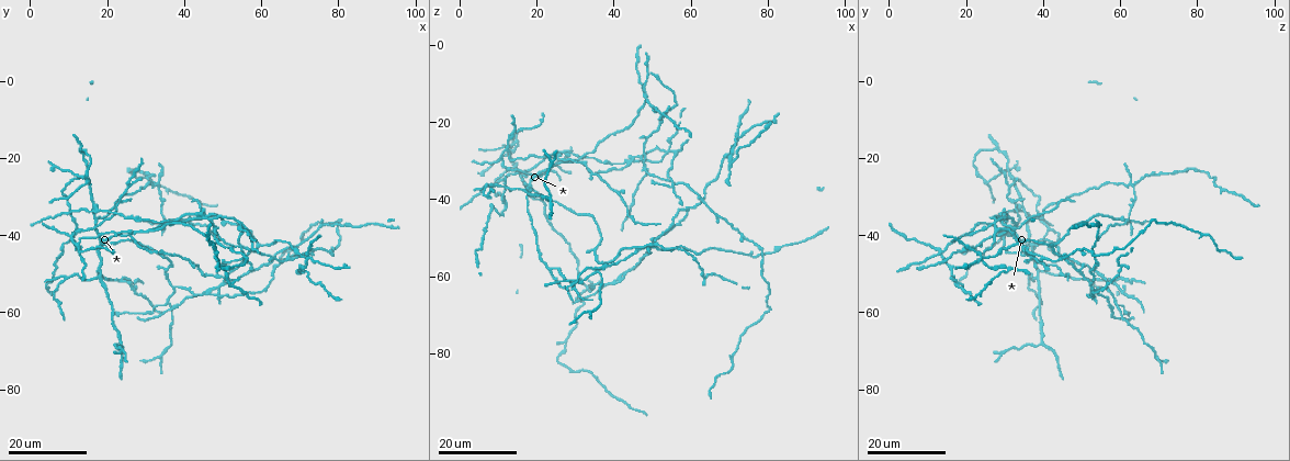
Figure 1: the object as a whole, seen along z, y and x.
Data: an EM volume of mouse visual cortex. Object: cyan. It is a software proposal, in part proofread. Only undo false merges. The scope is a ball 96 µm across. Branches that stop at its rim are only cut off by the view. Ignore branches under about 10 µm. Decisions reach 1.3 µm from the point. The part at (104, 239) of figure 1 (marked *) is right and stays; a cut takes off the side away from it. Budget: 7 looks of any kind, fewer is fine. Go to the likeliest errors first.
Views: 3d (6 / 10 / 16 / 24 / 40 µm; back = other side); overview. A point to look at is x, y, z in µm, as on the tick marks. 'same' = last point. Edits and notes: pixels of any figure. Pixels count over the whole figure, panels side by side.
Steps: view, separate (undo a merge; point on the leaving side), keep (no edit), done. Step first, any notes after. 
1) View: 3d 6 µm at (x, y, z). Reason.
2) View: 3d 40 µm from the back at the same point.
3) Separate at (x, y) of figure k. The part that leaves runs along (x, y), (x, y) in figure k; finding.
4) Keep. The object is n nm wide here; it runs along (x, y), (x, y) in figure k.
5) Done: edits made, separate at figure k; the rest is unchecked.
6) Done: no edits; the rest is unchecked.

View: 3d 16 µm at (48.5, 38.5, 31.5). Four or more arms meet.

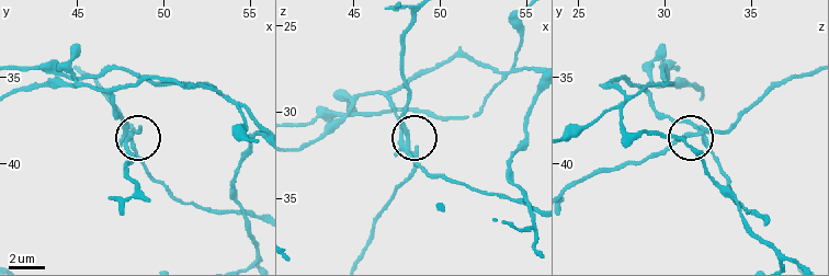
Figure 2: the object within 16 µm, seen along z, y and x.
View: 3d 10 µm at (48.1, 38.2, 31.7). Zoom in.

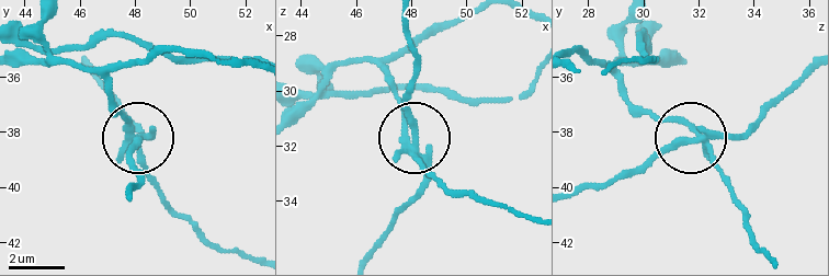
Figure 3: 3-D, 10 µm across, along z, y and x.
Separate at (420, 190) of figure 3. 5 arms meet here; the part that leaves runs along (418, 144), (407, 103), (411, 39), (405, 19) in figure 3; two neurons meet here.

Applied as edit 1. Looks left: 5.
View: overview.

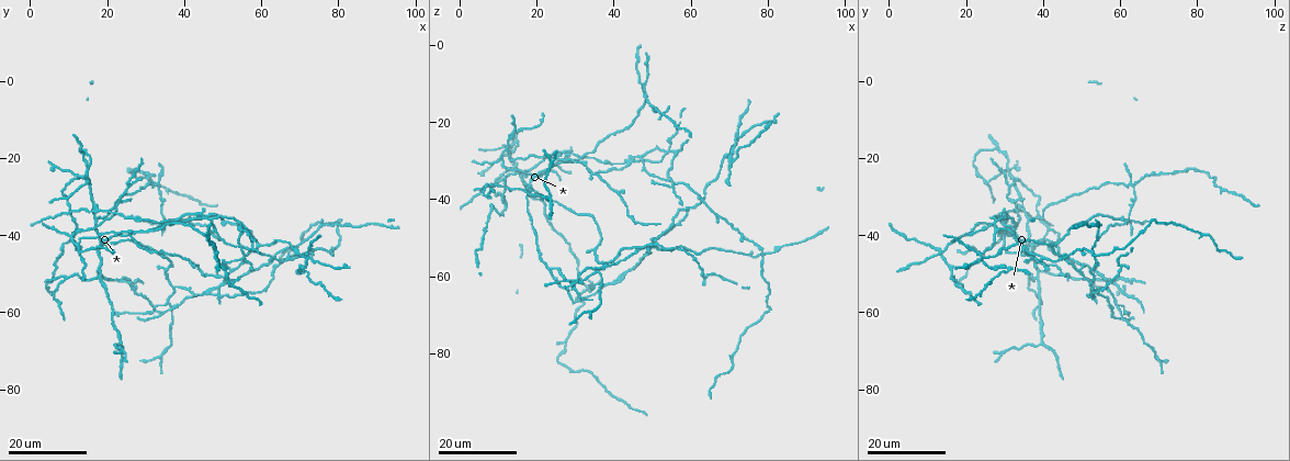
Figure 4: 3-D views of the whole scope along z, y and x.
View: 3d 24 µm at (48.5, 44.5, 12.5). Four arms meet.

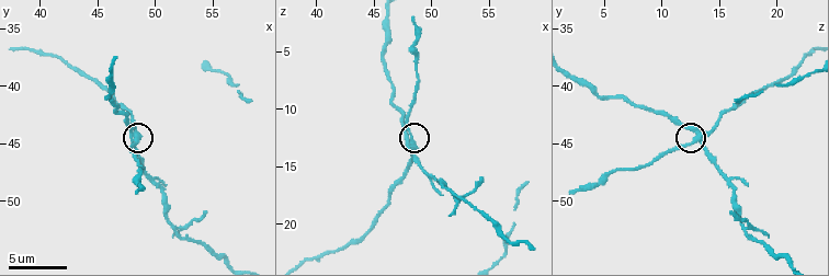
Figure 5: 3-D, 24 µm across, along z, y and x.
View: 3d 10 µm at (48.2, 44.4, 13.0).

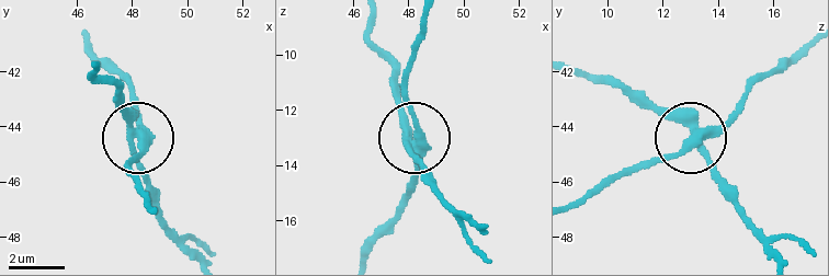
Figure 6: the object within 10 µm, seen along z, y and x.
View: 3d 6 µm at (48.1, 44.4, 13.2).

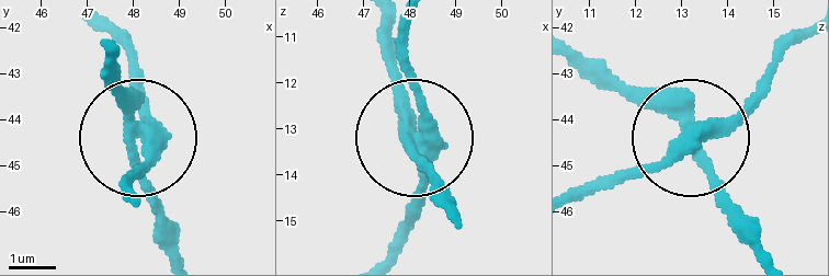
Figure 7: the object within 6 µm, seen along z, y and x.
Separate at (148, 188) of figure 7. The side arm is 17 µm long; the part that leaves runs along (133, 136), (165, 250) in figure 7; a second neuron is stuck on.

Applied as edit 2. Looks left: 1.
Done: edits made, separate at figure 3, separate at figure 7; the rest is unchecked.

